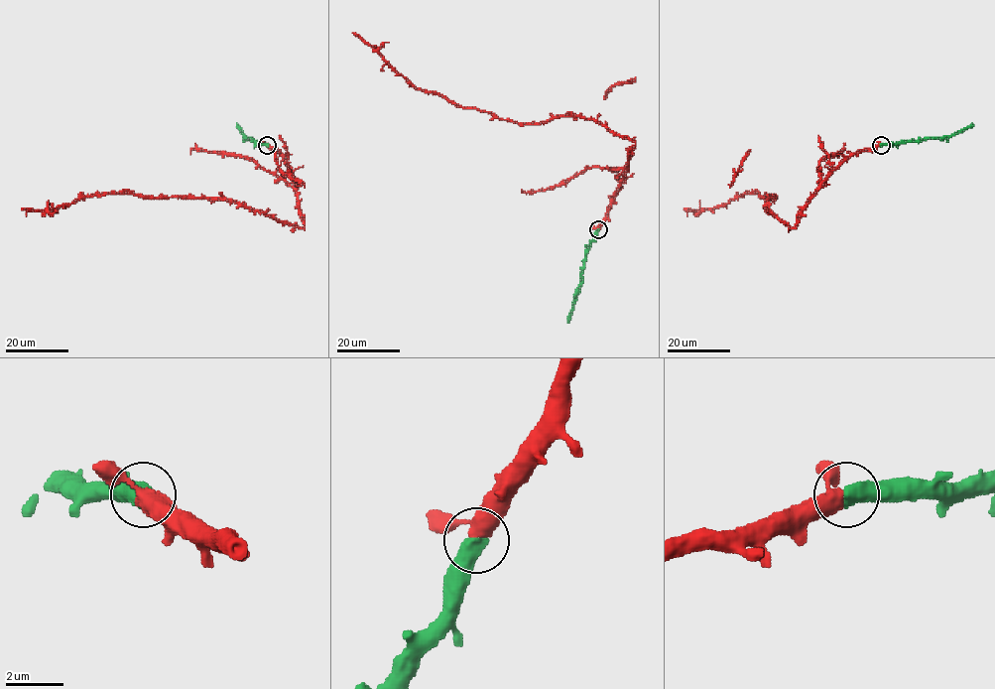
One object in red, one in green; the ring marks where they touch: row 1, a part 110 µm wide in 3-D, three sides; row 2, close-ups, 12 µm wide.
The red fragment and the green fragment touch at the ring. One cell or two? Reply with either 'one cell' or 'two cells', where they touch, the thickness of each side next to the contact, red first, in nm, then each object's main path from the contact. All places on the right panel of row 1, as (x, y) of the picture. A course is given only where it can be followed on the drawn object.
one cell; place (881, 145); calibres 440 and 600 nm; course red (880, 144), (848, 156), (821, 184), (795, 227), (767, 206), (775, 198), (757, 193), (711, 208), (684, 207); course green (880, 144), (944, 138), (973, 124)

